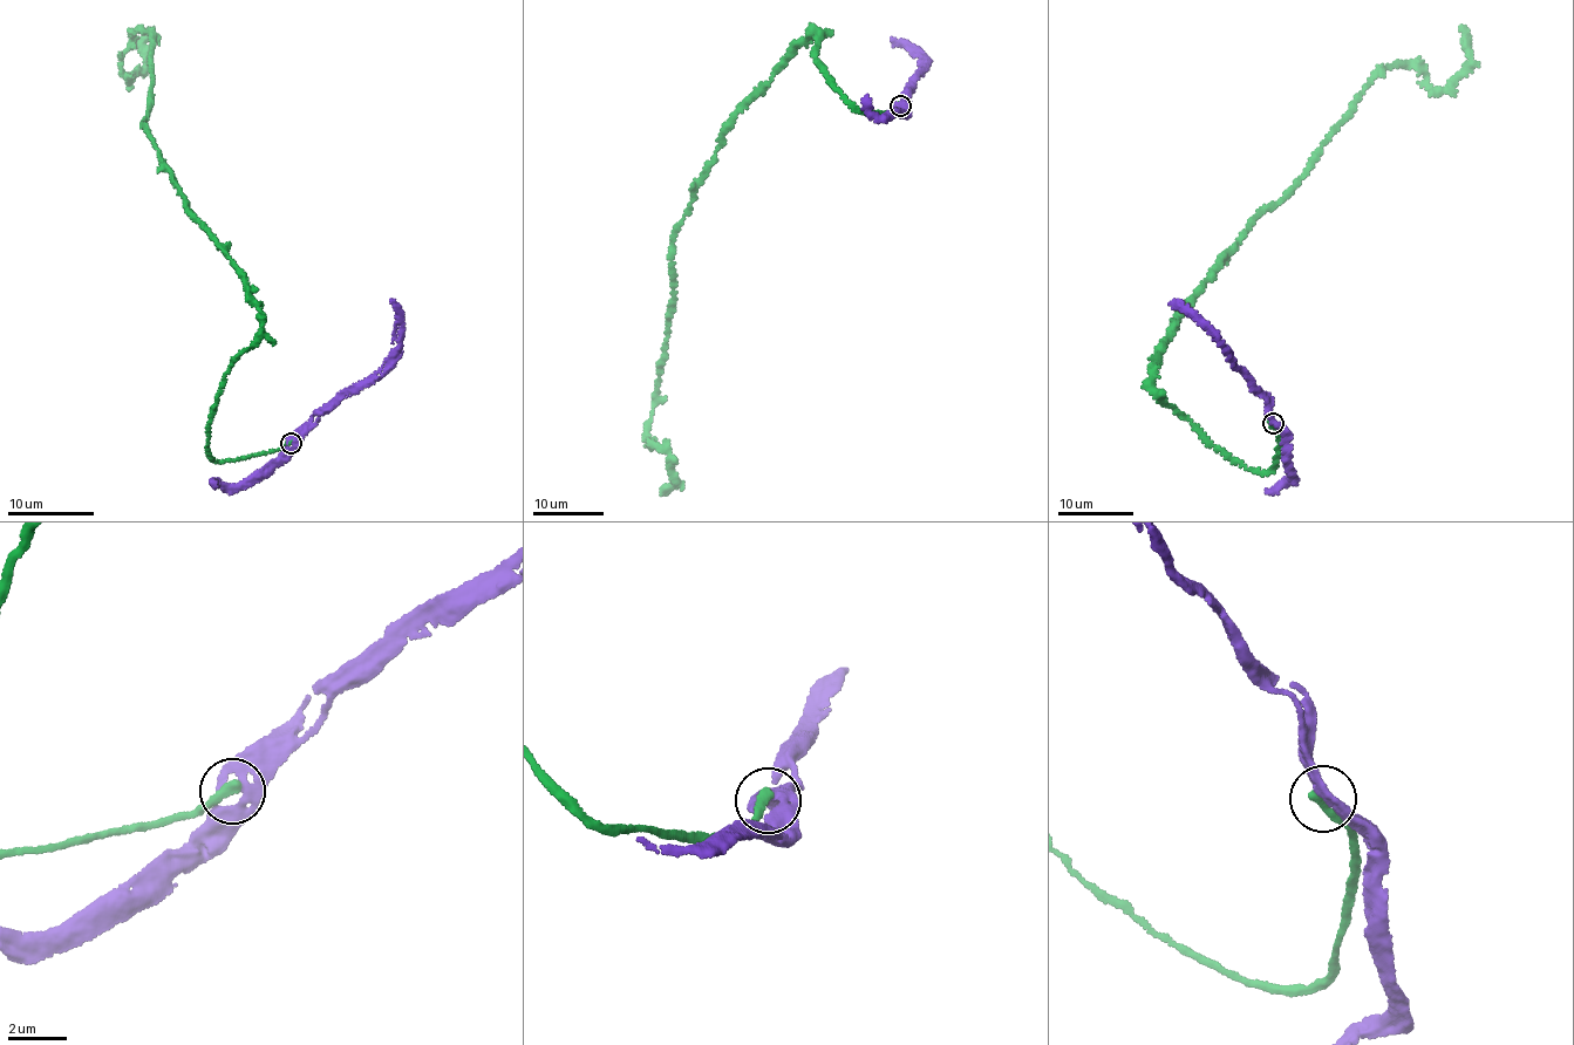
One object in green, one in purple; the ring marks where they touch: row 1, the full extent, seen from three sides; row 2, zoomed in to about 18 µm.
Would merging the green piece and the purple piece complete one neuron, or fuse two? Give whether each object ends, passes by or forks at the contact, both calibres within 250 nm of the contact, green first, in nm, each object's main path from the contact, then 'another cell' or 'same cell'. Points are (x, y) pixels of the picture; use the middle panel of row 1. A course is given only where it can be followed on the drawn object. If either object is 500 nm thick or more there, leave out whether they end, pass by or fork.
green ends | purple forks | 340/280 nm | green via (900, 106), (859, 111), (816, 59), (813, 31), (736, 111), (669, 258), (646, 438), (669, 458), (666, 490) | purple via (901, 106), (907, 101), (906, 93), (924, 57), (918, 50), (892, 40) | another cell

